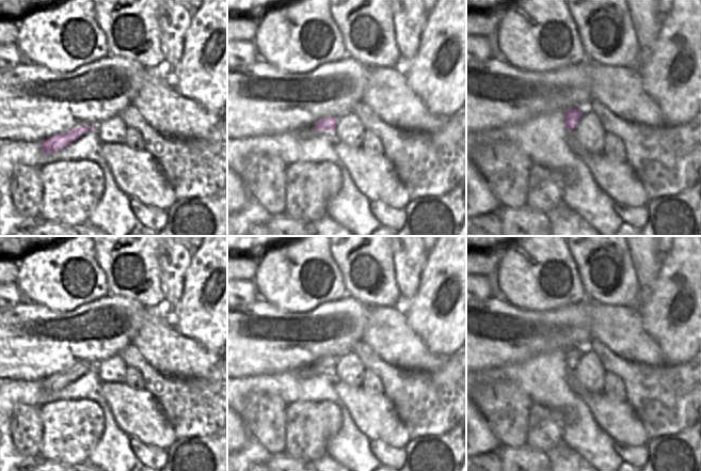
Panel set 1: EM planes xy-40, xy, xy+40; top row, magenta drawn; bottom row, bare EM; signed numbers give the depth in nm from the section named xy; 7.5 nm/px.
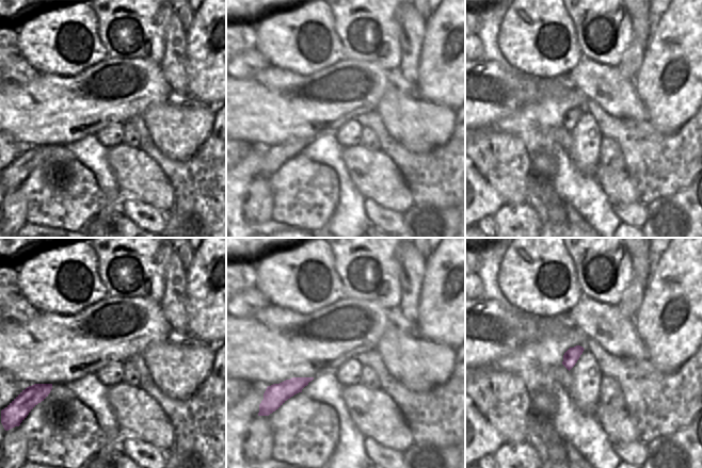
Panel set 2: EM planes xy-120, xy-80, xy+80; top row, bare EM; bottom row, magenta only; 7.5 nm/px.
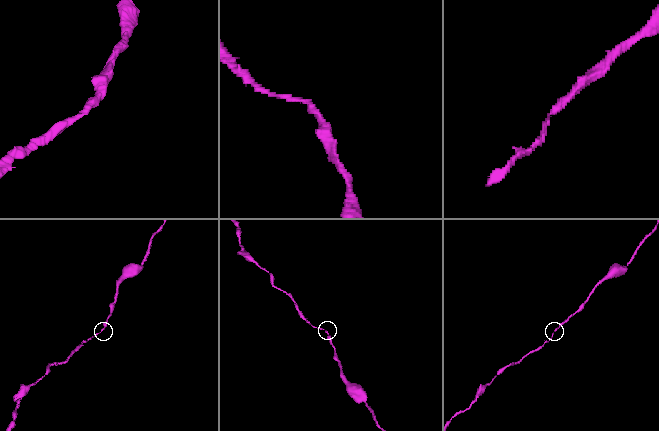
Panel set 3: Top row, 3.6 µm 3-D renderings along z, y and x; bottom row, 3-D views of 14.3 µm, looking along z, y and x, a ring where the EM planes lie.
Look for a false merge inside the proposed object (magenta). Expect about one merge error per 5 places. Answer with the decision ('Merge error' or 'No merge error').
No merge error.

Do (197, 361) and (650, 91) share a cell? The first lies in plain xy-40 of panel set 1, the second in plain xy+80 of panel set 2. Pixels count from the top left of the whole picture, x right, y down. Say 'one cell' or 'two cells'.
two cells

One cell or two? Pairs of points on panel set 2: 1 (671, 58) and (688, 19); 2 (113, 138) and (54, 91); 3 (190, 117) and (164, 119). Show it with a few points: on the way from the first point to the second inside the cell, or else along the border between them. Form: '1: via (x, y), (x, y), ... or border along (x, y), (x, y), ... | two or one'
1: via (681, 48), (688, 41), (688, 29) | one
2: border along (122, 123), (111, 123), (95, 134) | two
3: via (184, 119), (171, 119) | one

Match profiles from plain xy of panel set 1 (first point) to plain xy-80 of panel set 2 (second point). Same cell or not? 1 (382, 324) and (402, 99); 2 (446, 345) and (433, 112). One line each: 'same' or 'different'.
1: same
2: different

